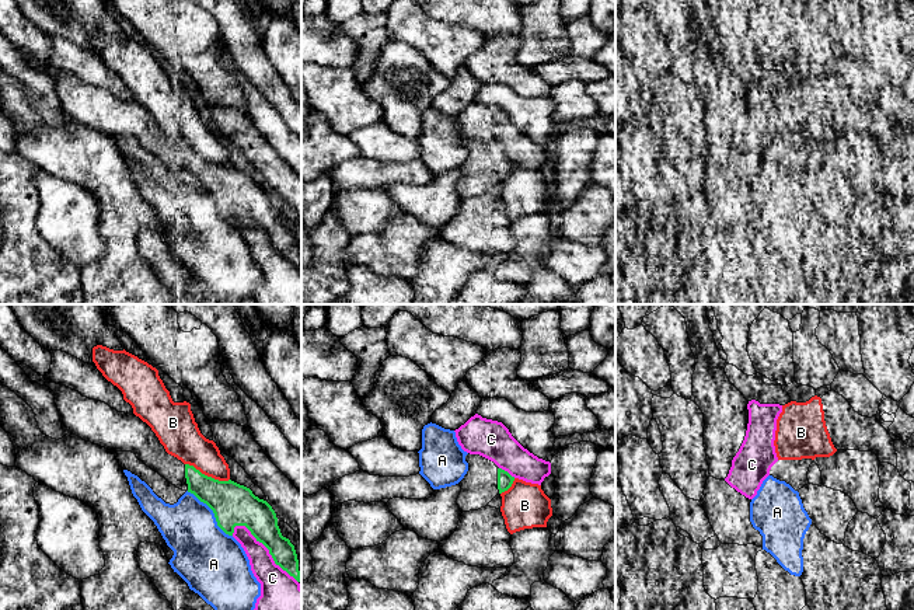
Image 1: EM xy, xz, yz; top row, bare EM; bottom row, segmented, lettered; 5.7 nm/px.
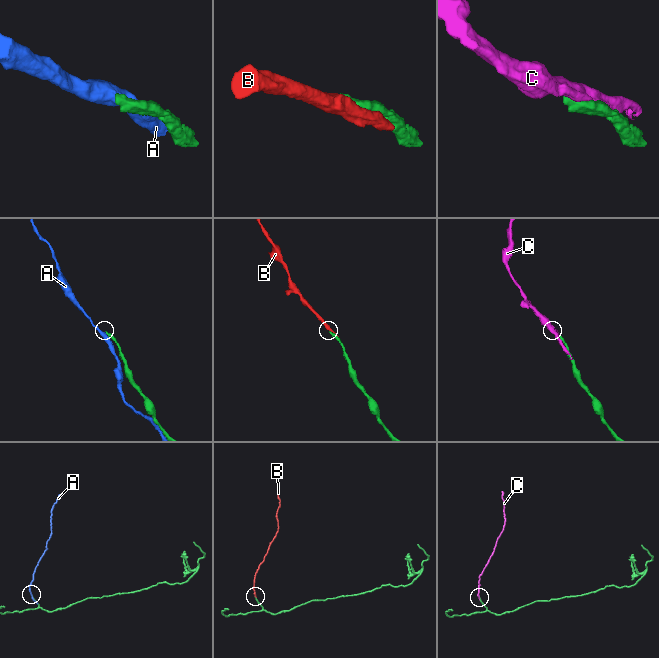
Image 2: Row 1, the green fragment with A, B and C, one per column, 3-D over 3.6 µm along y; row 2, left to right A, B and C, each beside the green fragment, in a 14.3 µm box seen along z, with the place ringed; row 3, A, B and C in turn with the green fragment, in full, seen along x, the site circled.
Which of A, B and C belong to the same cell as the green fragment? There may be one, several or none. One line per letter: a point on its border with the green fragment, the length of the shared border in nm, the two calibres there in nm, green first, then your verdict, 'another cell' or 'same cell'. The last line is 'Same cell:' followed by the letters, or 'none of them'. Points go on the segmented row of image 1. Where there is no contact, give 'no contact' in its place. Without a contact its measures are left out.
A: xy (213, 512) | 380 nm | 240/360 nm | another cell
B: xy (206, 476) | 280 nm | 240/220 nm | another cell
C: xy (268, 548) | 500 nm | 190/220 nm | another cell
Same cell: none of them

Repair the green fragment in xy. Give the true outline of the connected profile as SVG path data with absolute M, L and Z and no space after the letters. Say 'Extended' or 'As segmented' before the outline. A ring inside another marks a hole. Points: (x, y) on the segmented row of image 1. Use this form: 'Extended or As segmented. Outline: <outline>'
Extended. Outline: M17 362L25 374L35 383L49 387L55 393L55 404L67 431L86 442L91 442L111 452L132 452L147 467L164 477L170 484L182 491L193 494L206 503L214 513L217 526L228 536L233 536L236 526L245 526L257 541L262 543L272 555L276 565L300 582L299 560L294 545L283 537L278 526L278 517L272 506L259 499L252 491L231 480L219 481L202 474L193 466L184 464L168 454L151 428L139 416L118 412L108 404L83 397L79 391L66 386L52 383L48 377L38 374L29 366Z

